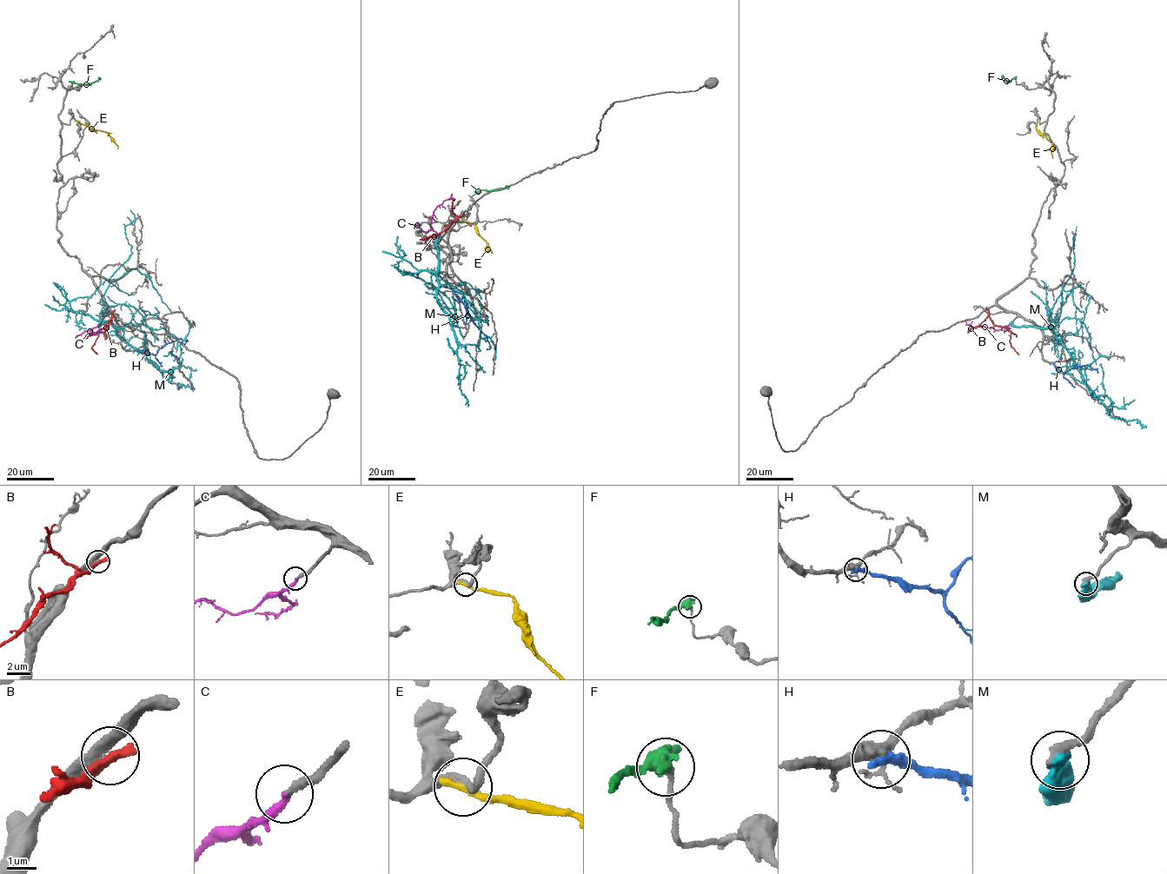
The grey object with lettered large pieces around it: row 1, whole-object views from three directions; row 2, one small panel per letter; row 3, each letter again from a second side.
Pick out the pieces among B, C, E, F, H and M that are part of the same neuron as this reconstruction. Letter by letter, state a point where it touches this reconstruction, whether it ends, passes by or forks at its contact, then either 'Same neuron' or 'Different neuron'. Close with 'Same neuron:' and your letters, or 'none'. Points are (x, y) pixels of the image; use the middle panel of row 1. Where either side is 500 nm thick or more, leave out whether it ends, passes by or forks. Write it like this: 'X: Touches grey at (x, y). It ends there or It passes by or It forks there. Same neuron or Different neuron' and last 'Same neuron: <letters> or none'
B: Touches grey at (462, 215). It ends there. Different neuron
C: Touches grey at (438, 235). It ends there. Same neuron
E: Touches grey at (465, 221). It ends there. Different neuron
F: Touches grey at (478, 192). Different neuron
H: Touches grey at (454, 292). It ends there. Different neuron
M: Touches grey at (439, 235). Different neuron
Same neuron: C

